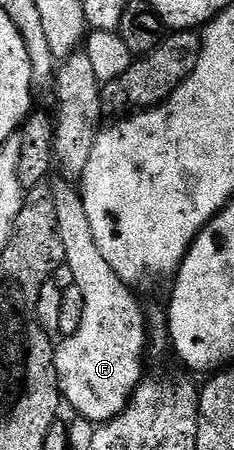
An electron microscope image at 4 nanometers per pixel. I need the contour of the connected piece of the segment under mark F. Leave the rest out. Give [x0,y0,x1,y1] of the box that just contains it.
[51,177,150,425]

